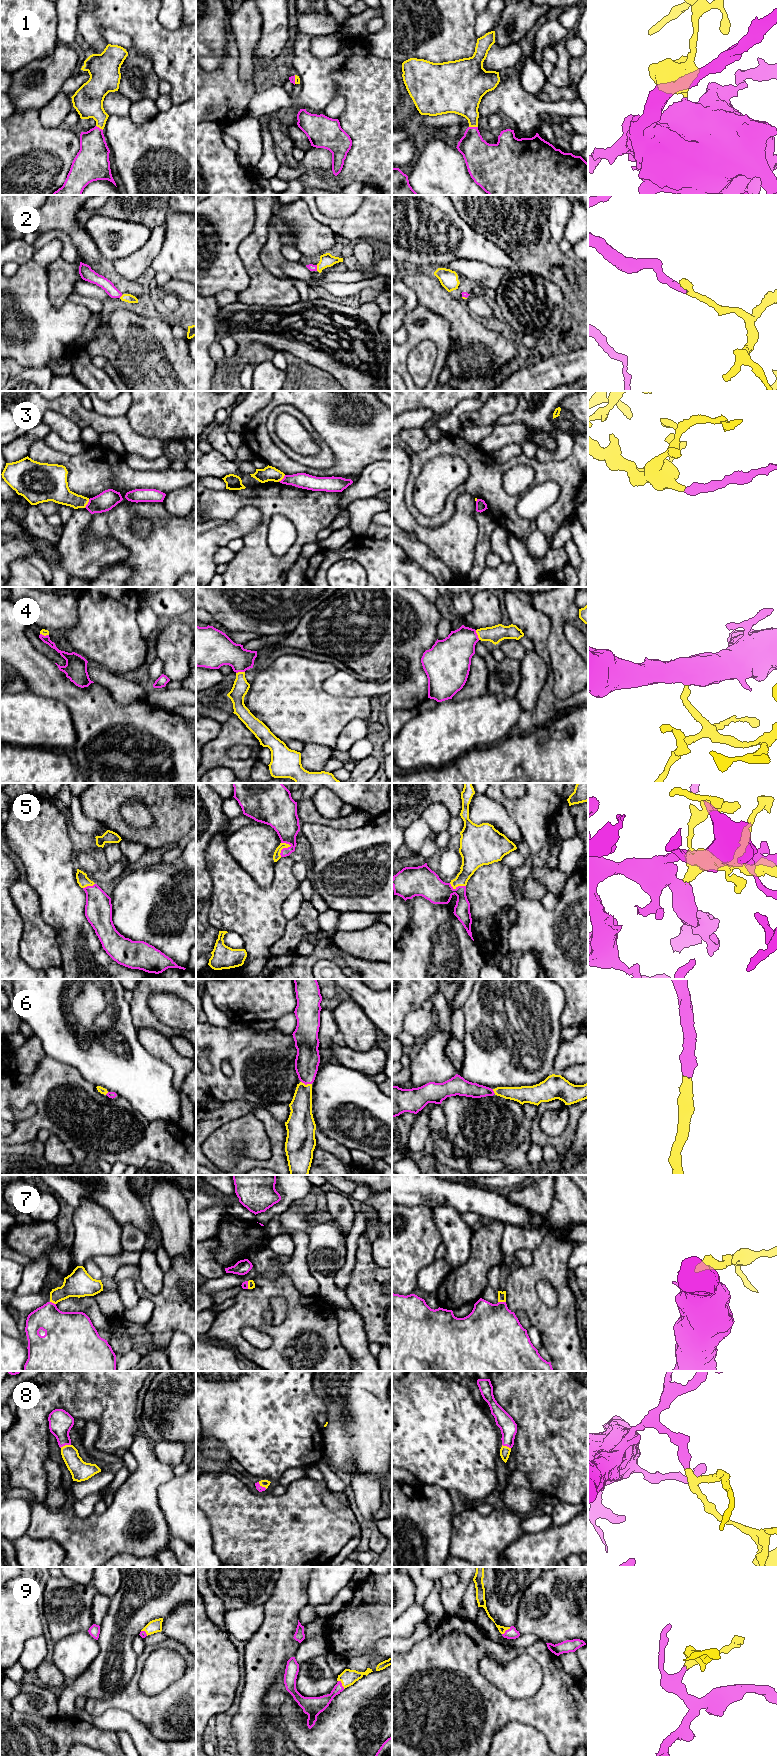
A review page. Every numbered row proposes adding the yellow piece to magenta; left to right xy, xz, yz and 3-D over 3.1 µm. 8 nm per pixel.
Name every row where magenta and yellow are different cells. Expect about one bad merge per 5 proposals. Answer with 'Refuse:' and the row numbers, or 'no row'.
Refuse: 3

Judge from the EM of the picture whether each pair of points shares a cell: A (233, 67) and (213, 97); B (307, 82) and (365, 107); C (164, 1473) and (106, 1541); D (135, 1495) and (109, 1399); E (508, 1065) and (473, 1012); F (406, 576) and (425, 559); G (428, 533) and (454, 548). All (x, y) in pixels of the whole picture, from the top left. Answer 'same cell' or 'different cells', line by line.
A: same cell
B: same cell
C: same cell
D: different cells
E: same cell
F: different cells
G: same cell

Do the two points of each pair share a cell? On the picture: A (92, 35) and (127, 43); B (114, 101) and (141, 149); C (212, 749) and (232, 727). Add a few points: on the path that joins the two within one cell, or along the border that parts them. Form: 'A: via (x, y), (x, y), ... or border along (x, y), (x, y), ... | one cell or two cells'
A: border along (101, 33), (105, 29), (114, 29), (127, 35) | two cells
B: border along (128, 115), (109, 116) | two cells
C: via (217, 744), (229, 732) | one cell

